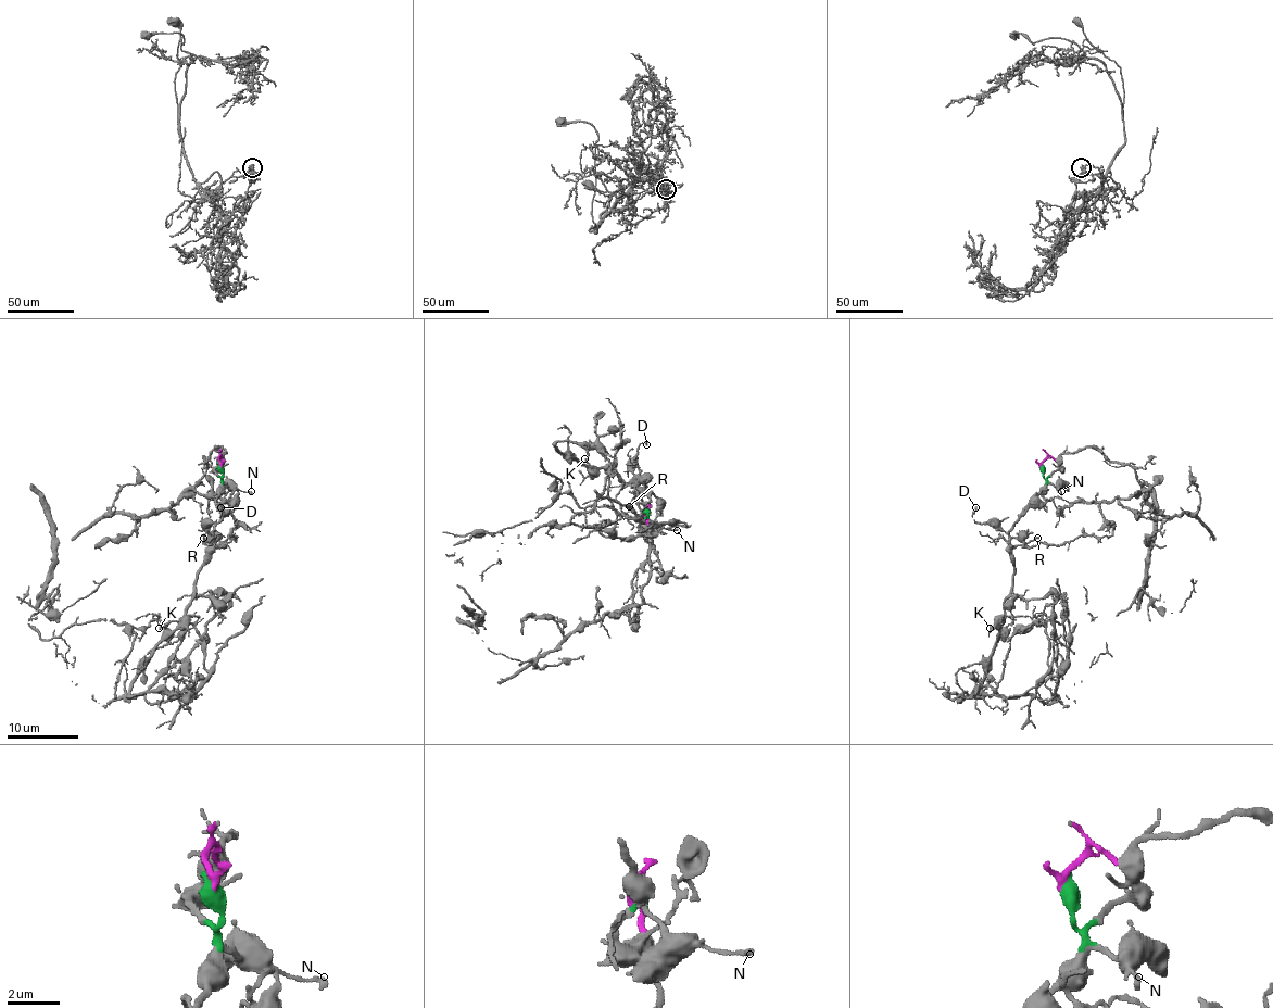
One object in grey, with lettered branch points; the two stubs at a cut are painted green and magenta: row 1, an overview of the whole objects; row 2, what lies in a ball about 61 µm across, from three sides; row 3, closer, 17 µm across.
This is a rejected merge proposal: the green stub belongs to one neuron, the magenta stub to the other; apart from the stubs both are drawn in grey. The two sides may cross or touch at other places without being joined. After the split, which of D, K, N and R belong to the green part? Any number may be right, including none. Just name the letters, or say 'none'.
D, K, N, R

